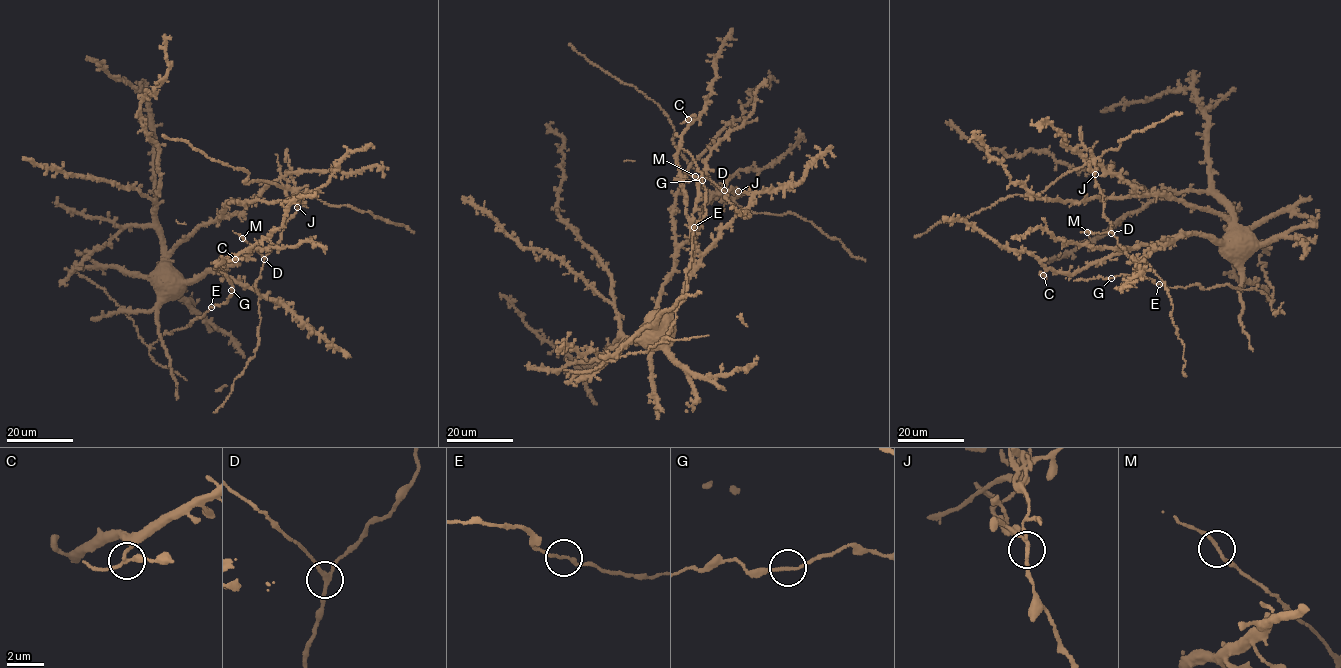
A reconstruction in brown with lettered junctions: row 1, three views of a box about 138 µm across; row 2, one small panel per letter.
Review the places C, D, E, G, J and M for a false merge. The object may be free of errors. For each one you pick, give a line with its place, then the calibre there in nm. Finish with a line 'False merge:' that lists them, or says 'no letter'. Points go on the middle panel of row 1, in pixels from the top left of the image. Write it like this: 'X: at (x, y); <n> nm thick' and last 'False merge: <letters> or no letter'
J: at (738, 191); 160 nm thick
False merge: J

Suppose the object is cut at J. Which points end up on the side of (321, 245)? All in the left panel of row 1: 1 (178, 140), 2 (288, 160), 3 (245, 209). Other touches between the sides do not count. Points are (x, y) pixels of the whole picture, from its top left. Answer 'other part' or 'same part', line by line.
1: other part
2: other part
3: same part

